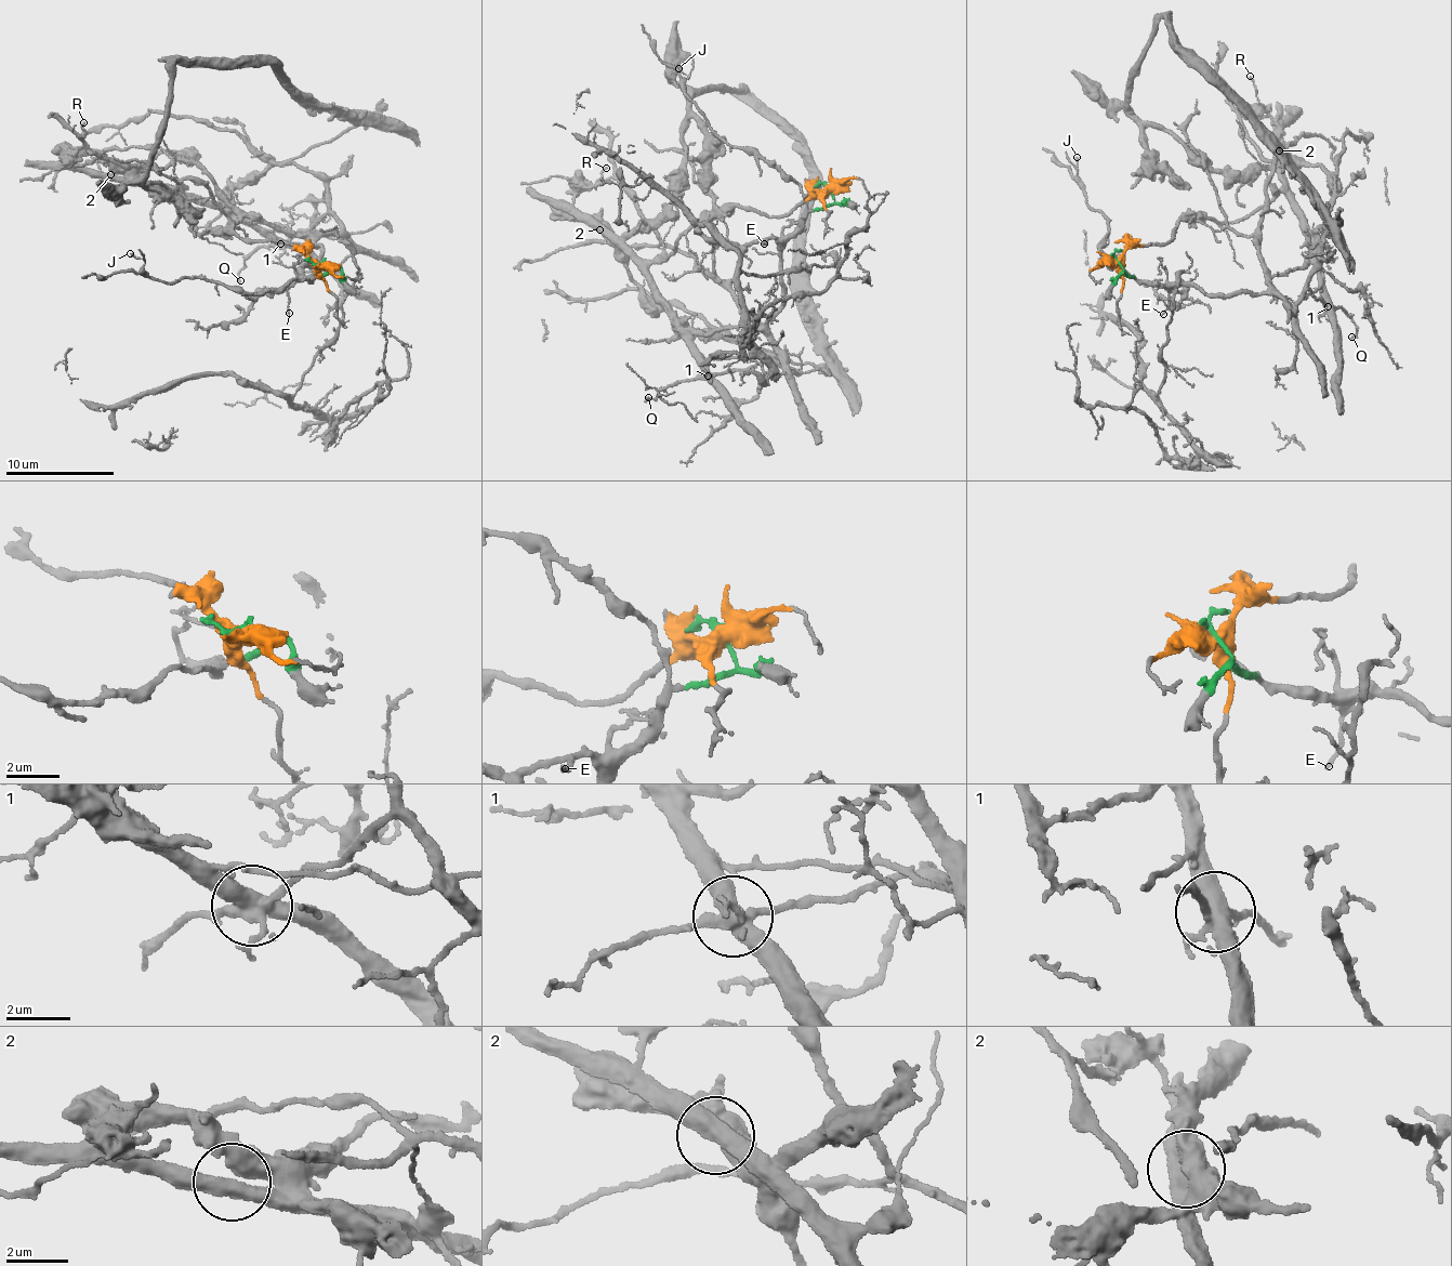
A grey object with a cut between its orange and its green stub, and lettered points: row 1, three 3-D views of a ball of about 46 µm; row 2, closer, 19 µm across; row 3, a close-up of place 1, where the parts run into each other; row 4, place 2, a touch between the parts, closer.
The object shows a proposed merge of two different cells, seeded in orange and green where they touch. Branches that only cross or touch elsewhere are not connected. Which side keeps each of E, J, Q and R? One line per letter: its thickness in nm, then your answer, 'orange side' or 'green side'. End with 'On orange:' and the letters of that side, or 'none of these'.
E: 110 nm | green side
J: 120 nm | green side
Q: 140 nm | green side
R: 130 nm | orange side
On orange: R

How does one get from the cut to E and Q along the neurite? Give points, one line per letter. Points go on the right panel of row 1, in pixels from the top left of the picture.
E: (1116, 260), (1131, 275), (1160, 287), (1165, 285), (1169, 310), (1162, 315)
Q: (1116, 260), (1140, 281), (1206, 294), (1261, 292), (1292, 305), (1308, 287), (1352, 319), (1350, 338)

